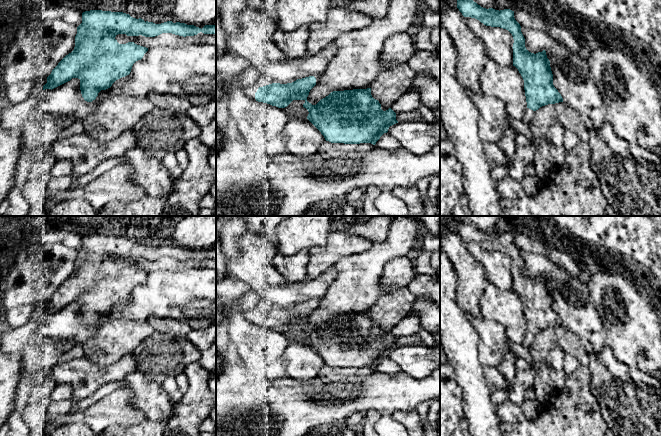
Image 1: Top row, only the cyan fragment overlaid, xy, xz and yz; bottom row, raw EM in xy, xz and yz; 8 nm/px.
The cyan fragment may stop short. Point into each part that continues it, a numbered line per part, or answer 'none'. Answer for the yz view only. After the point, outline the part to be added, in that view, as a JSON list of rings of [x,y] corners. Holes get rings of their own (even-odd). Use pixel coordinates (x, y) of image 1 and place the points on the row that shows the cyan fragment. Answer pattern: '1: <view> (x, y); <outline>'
1: yz (529, 114); [[[526,108],[522,121],[528,125],[533,120],[534,116],[535,116],[535,111]]]

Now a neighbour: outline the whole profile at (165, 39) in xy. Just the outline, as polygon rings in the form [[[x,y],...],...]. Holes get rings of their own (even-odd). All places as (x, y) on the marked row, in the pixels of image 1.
[[[162,33],[155,37],[139,36],[127,36],[126,34],[118,34],[115,39],[119,44],[126,44],[128,42],[134,42],[137,45],[152,48],[152,47],[174,47],[181,46],[185,41],[191,39],[192,36],[179,36],[172,33]]]

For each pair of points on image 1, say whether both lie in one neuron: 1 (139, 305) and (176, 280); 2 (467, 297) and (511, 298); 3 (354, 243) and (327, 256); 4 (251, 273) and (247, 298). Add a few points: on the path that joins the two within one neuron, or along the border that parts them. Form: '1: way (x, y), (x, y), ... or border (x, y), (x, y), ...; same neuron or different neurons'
1: way (148, 299), (160, 296), (167, 289); same neuron
2: border (487, 282), (479, 300), (479, 311), (482, 317); different neurons
3: way (347, 244), (340, 244), (334, 250); same neuron
4: border (251, 289), (261, 296); different neurons

